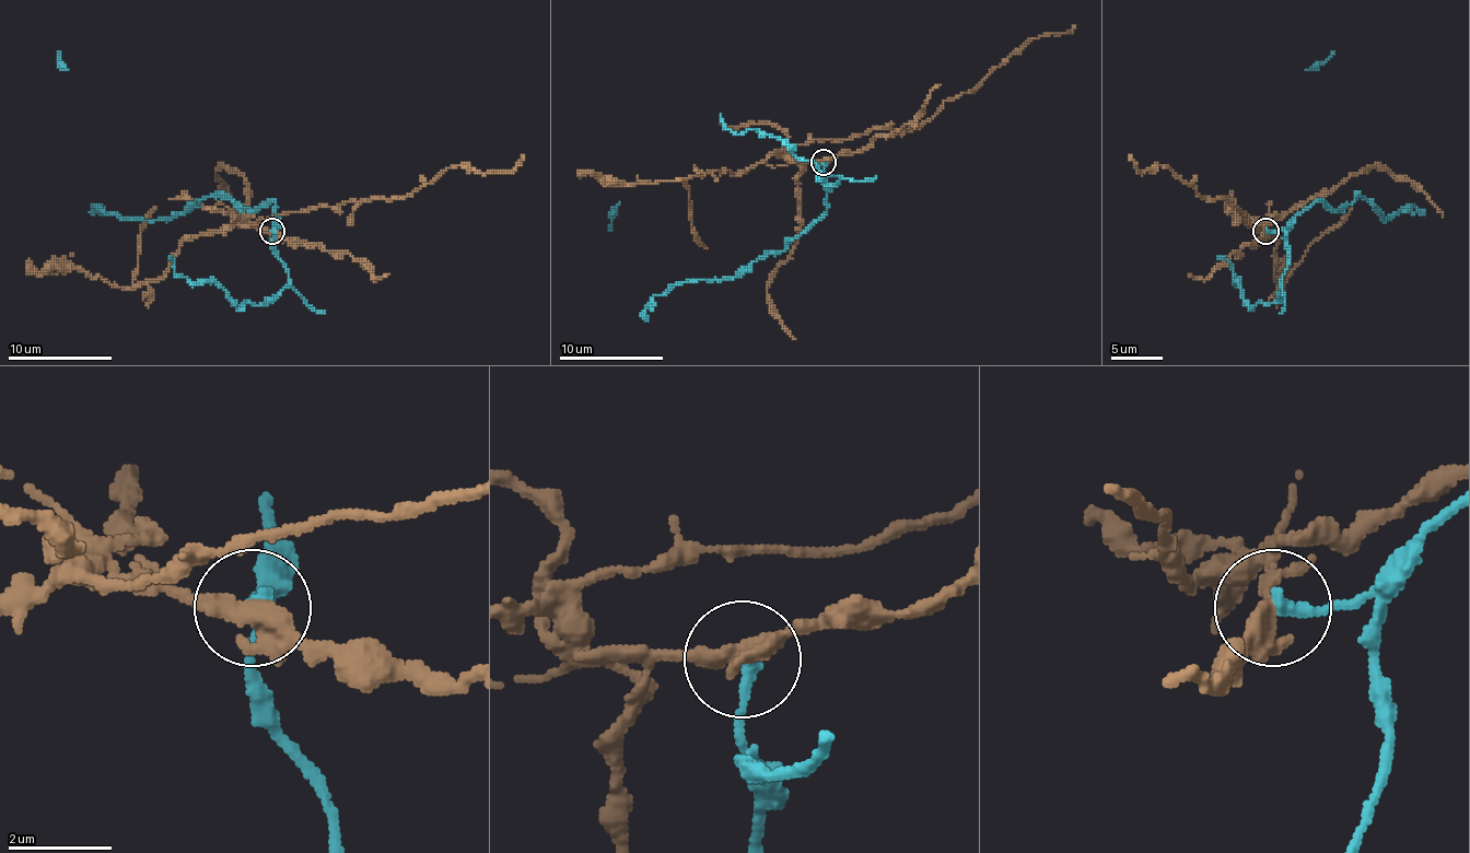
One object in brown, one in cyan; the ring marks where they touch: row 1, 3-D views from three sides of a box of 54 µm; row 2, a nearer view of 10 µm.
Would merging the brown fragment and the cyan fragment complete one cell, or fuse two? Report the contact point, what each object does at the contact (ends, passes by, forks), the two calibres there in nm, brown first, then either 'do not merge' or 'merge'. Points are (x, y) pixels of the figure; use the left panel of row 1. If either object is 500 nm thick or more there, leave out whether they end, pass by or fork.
(272, 231) | brown passes by | cyan ends | 400/240 nm | do not merge

